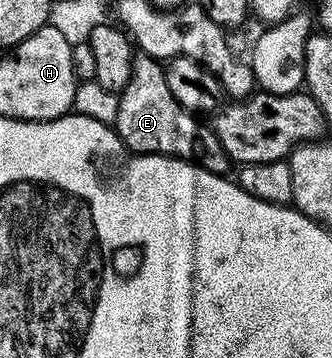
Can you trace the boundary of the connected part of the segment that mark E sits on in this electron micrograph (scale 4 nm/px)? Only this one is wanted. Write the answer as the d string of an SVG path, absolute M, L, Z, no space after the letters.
M139 52L132 63L132 79L128 79L128 87L124 87L118 94L118 111L112 126L127 149L132 153L161 153L164 157L176 157L179 161L193 161L201 169L213 173L229 174L229 169L232 168L230 156L224 151L220 139L216 139L213 128L202 121L205 120L199 119L195 114L189 113L183 105L176 103L176 95L172 95L168 87L163 62Z

